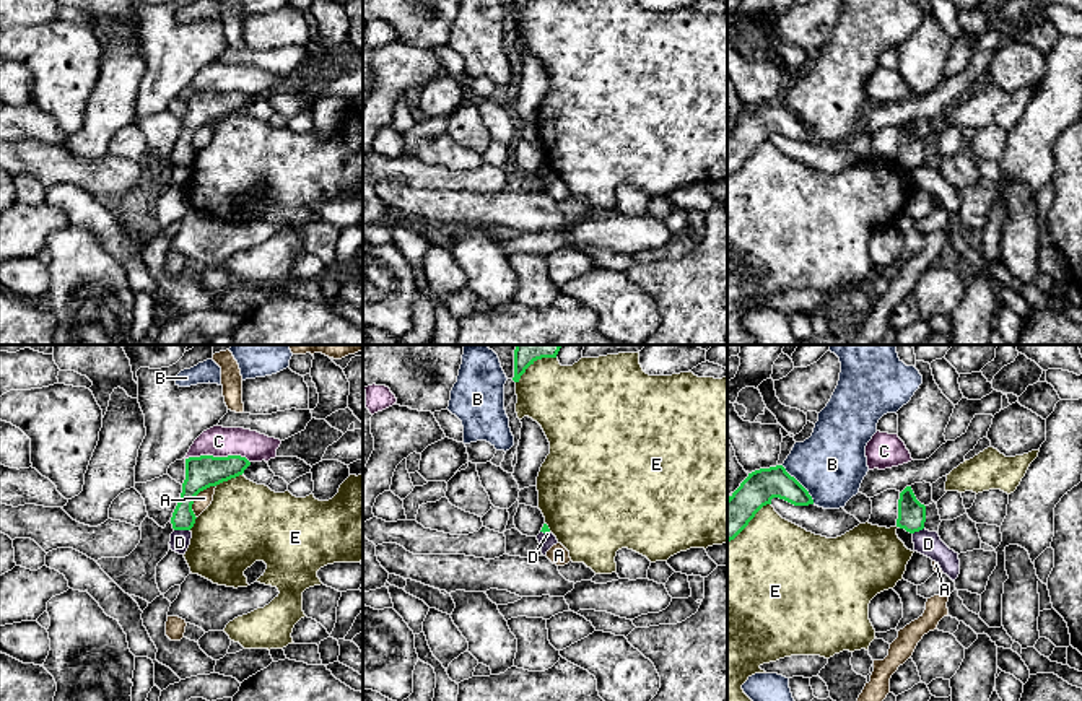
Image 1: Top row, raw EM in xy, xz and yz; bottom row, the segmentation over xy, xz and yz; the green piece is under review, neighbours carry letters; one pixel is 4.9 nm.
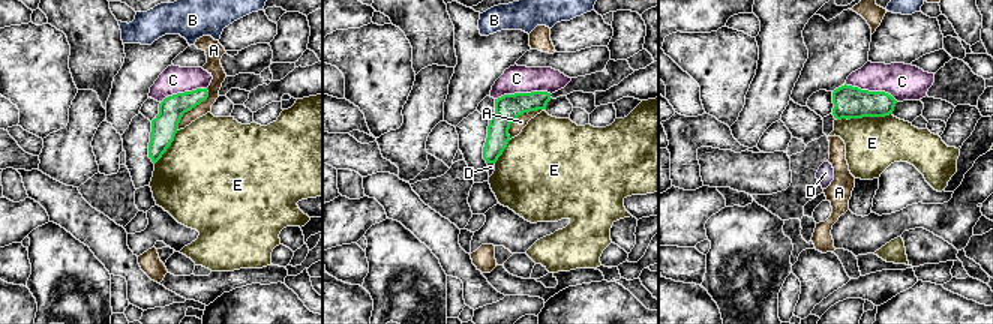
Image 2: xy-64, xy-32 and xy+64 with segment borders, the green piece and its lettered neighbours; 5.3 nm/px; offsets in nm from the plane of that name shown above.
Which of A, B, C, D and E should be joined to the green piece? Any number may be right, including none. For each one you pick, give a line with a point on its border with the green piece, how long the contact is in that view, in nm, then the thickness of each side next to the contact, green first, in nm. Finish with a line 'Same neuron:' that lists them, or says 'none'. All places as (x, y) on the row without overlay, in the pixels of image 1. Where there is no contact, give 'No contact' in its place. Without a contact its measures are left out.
Same neuron: none

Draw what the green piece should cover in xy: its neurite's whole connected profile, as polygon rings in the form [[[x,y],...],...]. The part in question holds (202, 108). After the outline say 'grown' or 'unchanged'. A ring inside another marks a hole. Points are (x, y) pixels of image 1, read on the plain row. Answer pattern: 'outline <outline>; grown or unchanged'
outline [[[200,91],[185,94],[185,115],[182,119],[179,138],[171,153],[172,164],[190,166],[197,155],[192,146],[194,133],[210,122],[242,111],[249,101],[251,98],[241,91]]]; unchanged

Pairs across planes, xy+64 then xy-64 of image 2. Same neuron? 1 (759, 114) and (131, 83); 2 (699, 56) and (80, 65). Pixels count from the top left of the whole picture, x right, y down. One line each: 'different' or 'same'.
1: different
2: different

